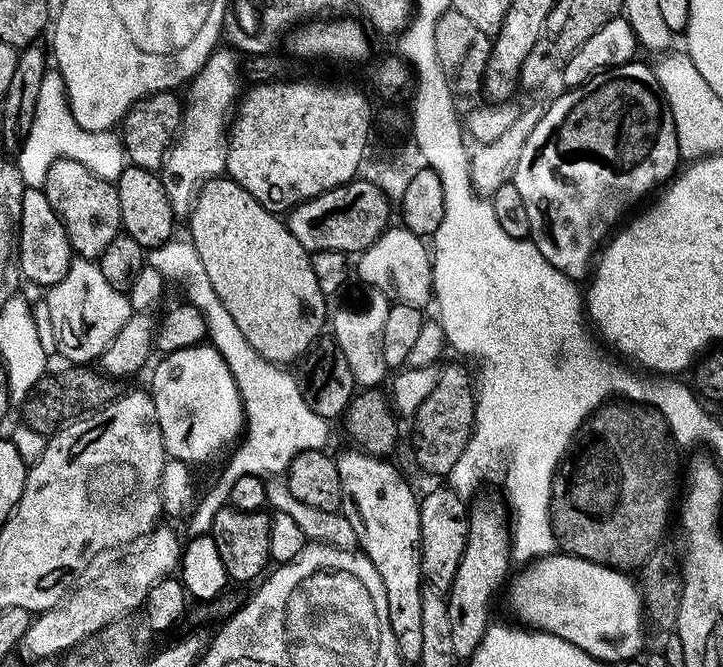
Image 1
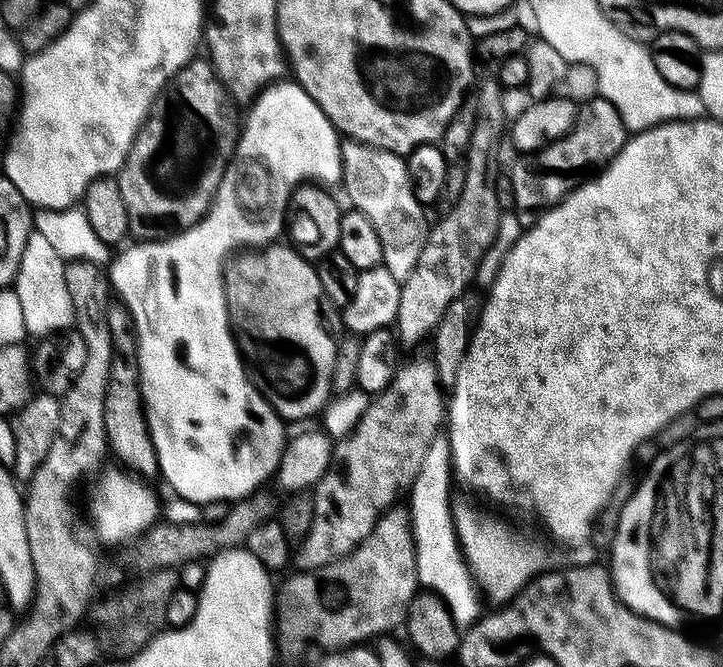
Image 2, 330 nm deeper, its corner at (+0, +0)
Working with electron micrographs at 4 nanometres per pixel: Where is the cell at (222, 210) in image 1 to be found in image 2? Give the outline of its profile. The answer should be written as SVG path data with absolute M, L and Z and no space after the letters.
M273 242L263 248L241 251L227 261L224 270L224 297L233 329L237 333L245 332L254 343L260 344L252 352L250 375L253 384L271 404L277 416L285 421L304 420L315 412L316 415L323 413L333 395L332 375L338 340L332 337L332 320L327 312L330 305L324 298L322 282L318 282L313 261L284 242Z

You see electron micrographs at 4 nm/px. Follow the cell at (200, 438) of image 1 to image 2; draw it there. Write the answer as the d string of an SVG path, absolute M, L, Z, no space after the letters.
M277 82L269 84L255 100L251 101L248 112L248 120L243 125L240 133L240 141L236 144L236 154L232 161L228 163L228 168L224 171L224 177L220 183L220 189L212 199L212 207L194 226L185 228L182 232L177 232L174 236L168 236L165 240L146 240L133 243L133 248L128 248L125 252L117 251L110 264L110 288L113 293L118 295L119 303L128 307L128 312L132 315L132 320L136 323L136 356L140 360L140 393L144 399L144 416L148 420L150 438L154 442L154 450L158 454L159 475L164 476L164 480L173 488L175 495L189 502L203 506L215 500L226 500L235 502L241 497L249 496L252 492L261 487L262 482L268 475L270 477L277 471L280 465L280 458L286 445L286 435L284 436L285 425L281 417L277 416L271 404L265 400L264 395L257 390L252 382L249 369L240 361L240 352L236 349L237 337L228 318L228 303L224 297L224 270L226 261L233 254L241 250L255 250L263 248L281 239L282 233L286 228L286 213L290 208L290 197L297 188L305 182L315 182L320 186L339 185L344 179L342 170L342 158L340 157L341 137L338 135L335 126L322 114L322 110L306 94L306 90L295 82Z

